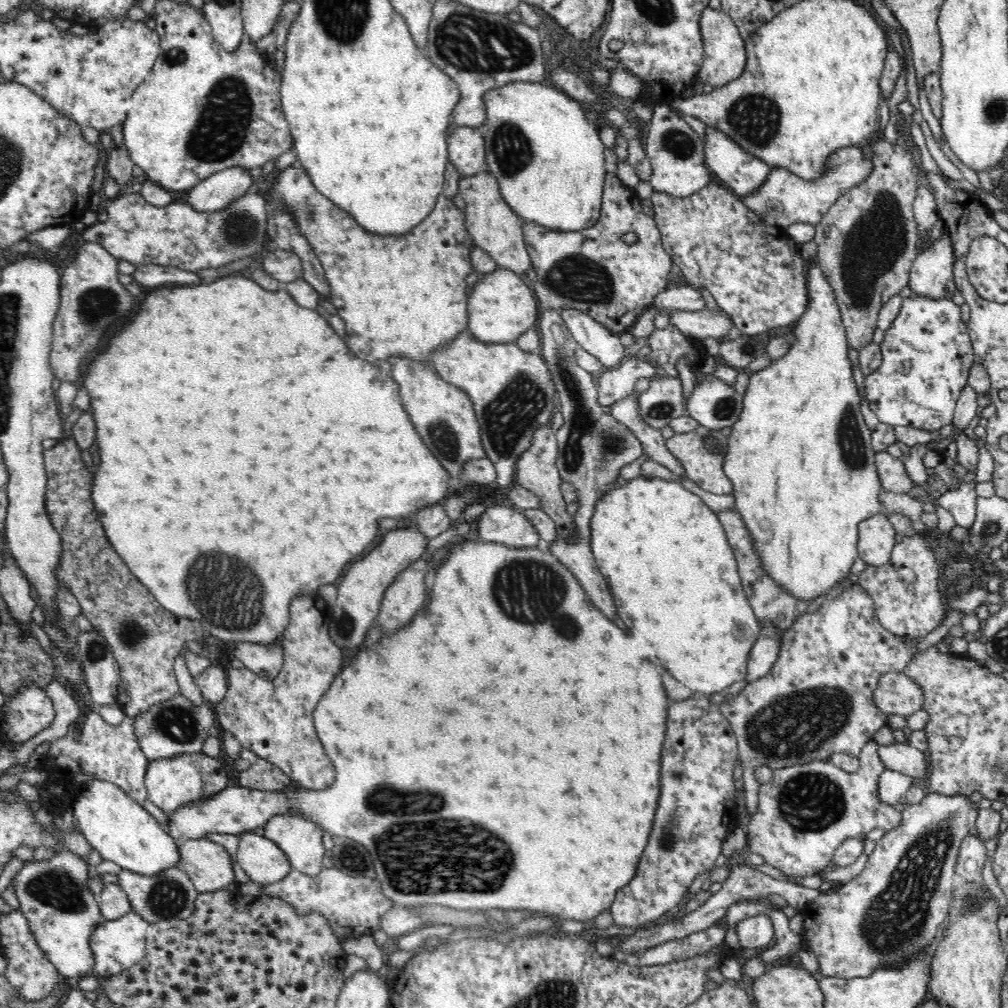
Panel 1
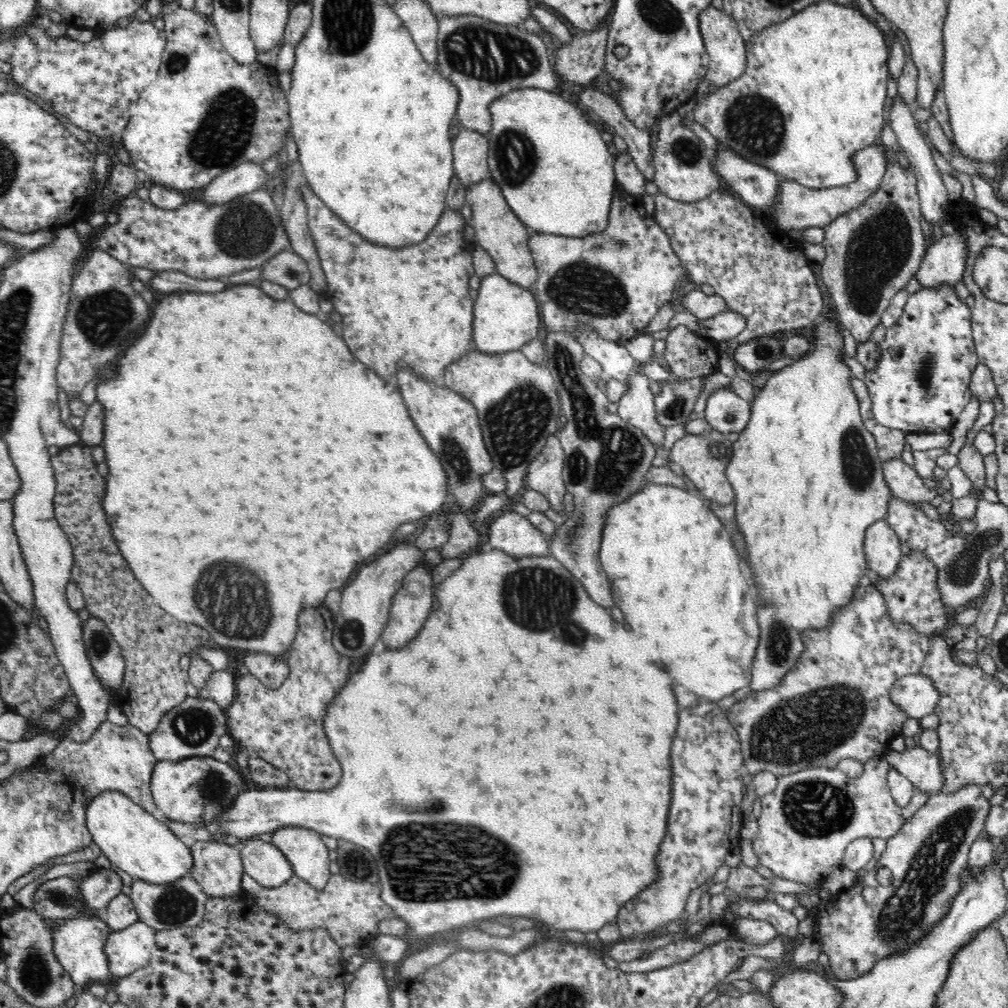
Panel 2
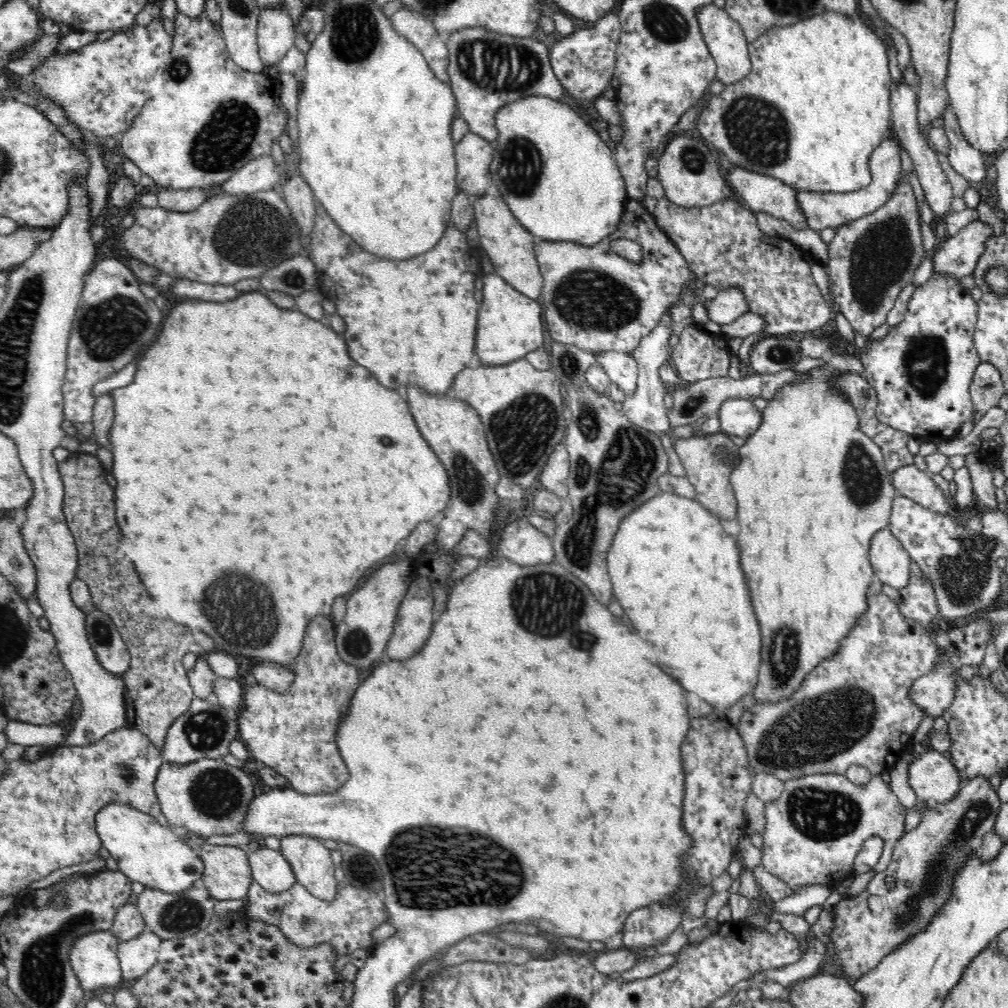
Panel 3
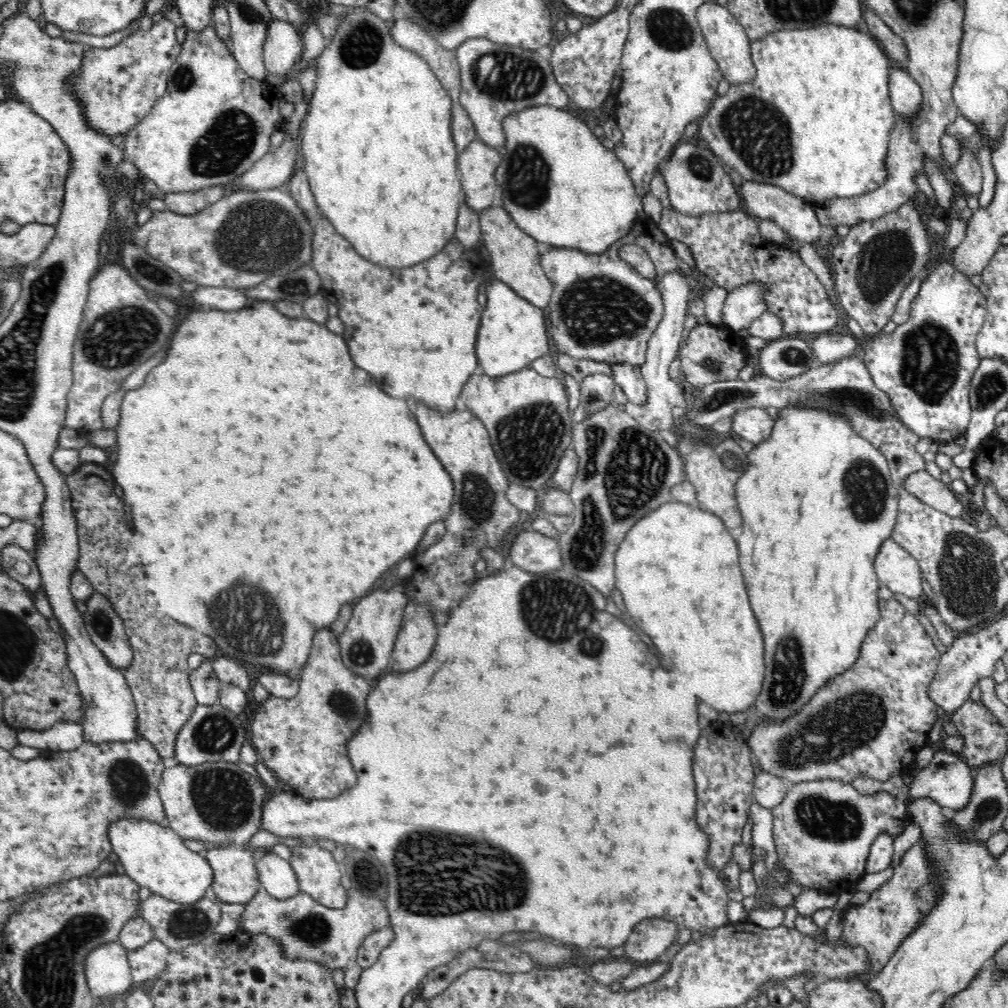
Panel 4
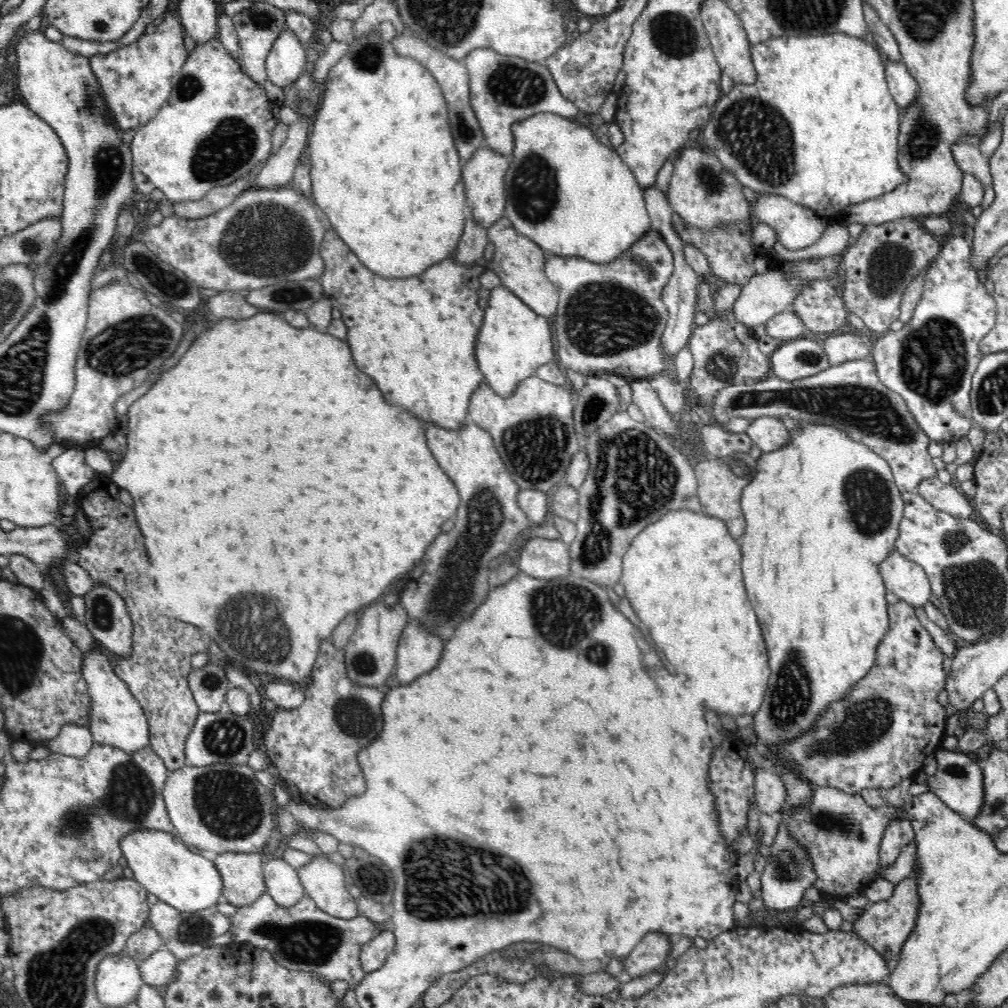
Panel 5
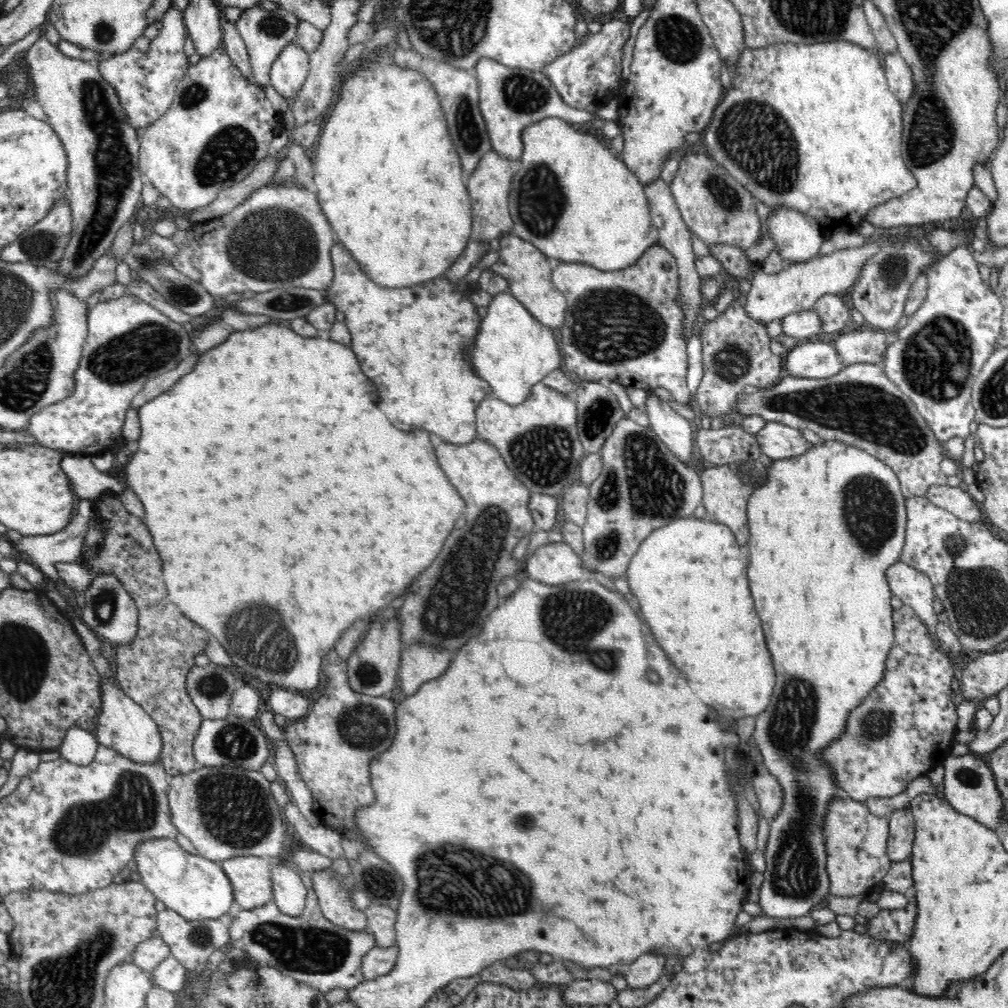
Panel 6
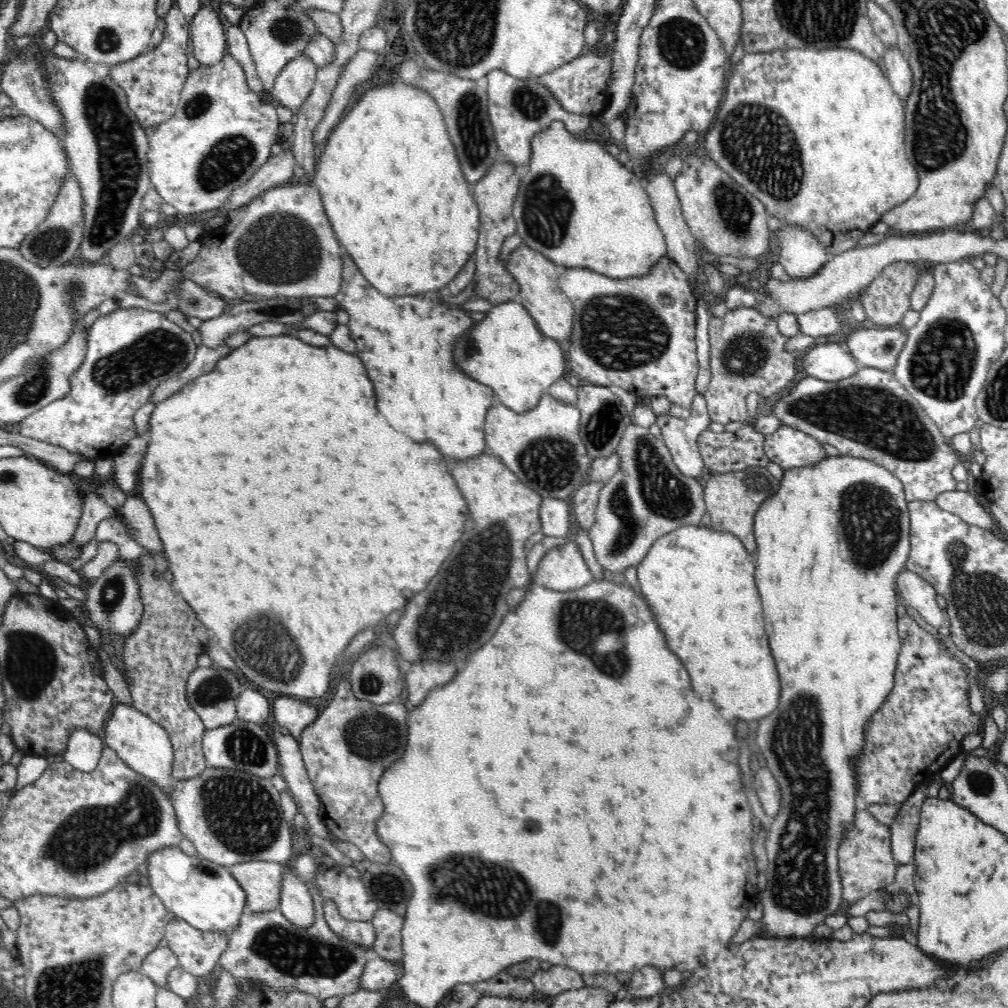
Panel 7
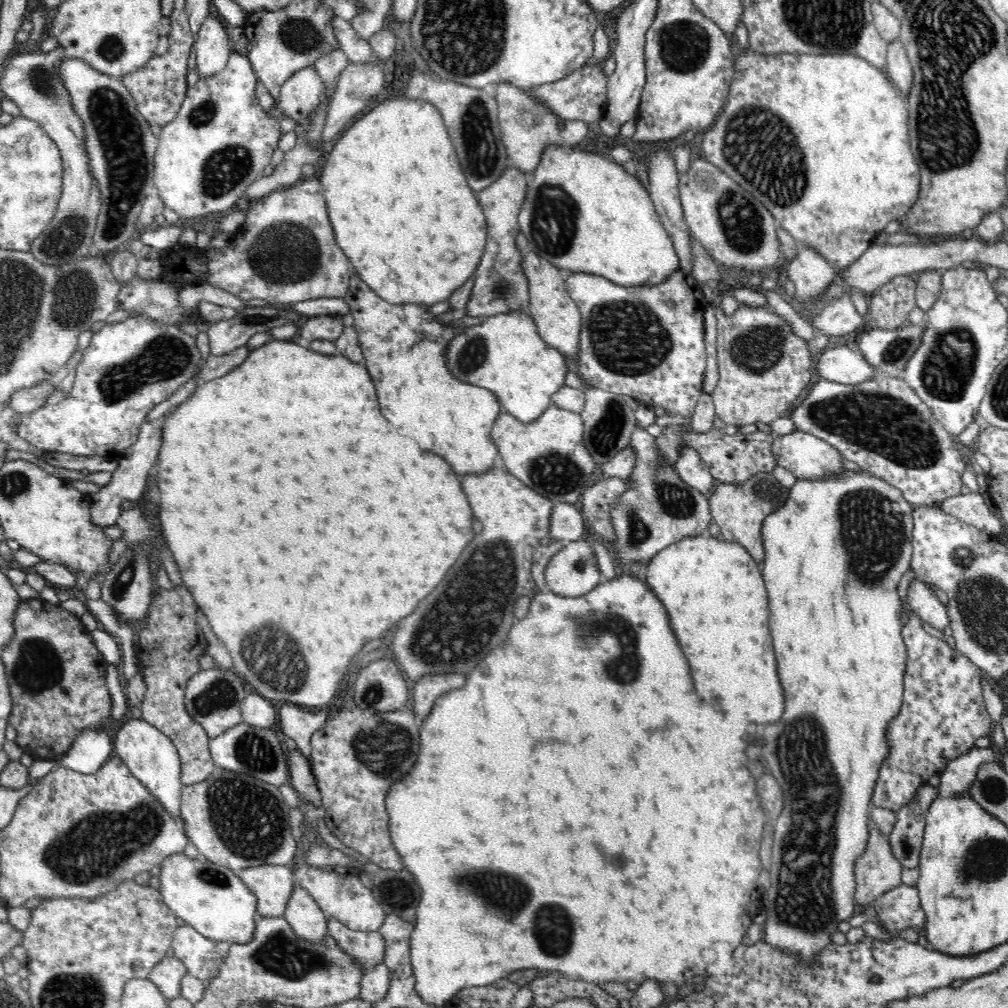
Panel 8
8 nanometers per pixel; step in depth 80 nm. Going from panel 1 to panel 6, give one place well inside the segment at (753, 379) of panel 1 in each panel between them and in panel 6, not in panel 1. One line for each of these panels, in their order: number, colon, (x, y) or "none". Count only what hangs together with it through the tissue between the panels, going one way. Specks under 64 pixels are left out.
2: (808, 480)
3: (811, 489)
4: (817, 500)
5: (822, 512)
6: (824, 528)

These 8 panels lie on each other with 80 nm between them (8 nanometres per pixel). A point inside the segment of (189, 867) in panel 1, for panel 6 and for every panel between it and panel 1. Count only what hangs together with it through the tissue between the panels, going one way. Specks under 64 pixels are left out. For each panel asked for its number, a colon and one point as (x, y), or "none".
2: (218, 870)
3: (227, 875)
4: (236, 880)
5: (243, 879)
6: (250, 876)

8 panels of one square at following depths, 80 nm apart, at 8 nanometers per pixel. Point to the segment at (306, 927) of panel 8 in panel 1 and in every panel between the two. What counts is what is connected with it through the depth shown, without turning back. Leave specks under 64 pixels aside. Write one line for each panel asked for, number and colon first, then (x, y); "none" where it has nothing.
1: (262, 860)
2: (264, 862)
3: (270, 869)
4: (276, 875)
5: (283, 883)
6: (289, 893)
7: (296, 903)

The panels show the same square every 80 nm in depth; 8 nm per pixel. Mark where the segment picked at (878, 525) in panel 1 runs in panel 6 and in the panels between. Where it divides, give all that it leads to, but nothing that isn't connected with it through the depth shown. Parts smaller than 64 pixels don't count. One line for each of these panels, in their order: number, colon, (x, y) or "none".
2: (882, 550)
3: (890, 561)
4: (897, 569)
5: (906, 579)
6: (913, 587)

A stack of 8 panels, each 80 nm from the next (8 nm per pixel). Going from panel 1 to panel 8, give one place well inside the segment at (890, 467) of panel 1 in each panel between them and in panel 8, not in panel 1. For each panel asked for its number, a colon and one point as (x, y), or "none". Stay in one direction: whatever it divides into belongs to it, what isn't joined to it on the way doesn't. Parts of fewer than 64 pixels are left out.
2: (904, 482)
3: (909, 481)
4: (928, 489)
5: (949, 498)
6: (957, 500)
7: (964, 504)
8: (974, 509)

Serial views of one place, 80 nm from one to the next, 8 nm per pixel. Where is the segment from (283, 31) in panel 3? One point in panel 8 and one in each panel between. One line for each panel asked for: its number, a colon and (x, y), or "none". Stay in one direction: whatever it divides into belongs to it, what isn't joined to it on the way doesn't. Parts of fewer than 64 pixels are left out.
4: (283, 47)
5: (285, 63)
6: (288, 72)
7: (294, 82)
8: (299, 96)

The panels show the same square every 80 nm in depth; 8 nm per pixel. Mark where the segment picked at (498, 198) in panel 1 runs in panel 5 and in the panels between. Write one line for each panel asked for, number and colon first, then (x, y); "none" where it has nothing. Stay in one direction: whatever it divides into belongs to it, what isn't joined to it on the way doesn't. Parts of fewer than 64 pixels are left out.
2: (498, 230)
3: (510, 246)
4: (514, 256)
5: (519, 262)

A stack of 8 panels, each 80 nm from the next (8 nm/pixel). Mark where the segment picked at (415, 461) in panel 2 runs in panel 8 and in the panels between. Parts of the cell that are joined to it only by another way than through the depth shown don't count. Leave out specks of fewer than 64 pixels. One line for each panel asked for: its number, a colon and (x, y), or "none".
3: (251, 448)
4: (259, 454)
5: (265, 464)
6: (285, 507)
7: (283, 498)
8: (292, 511)

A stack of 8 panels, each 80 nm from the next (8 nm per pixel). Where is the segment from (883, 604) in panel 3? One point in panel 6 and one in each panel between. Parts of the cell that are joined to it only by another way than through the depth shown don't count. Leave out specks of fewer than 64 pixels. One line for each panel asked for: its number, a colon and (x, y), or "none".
4: (870, 721)
5: (879, 734)
6: (906, 726)

